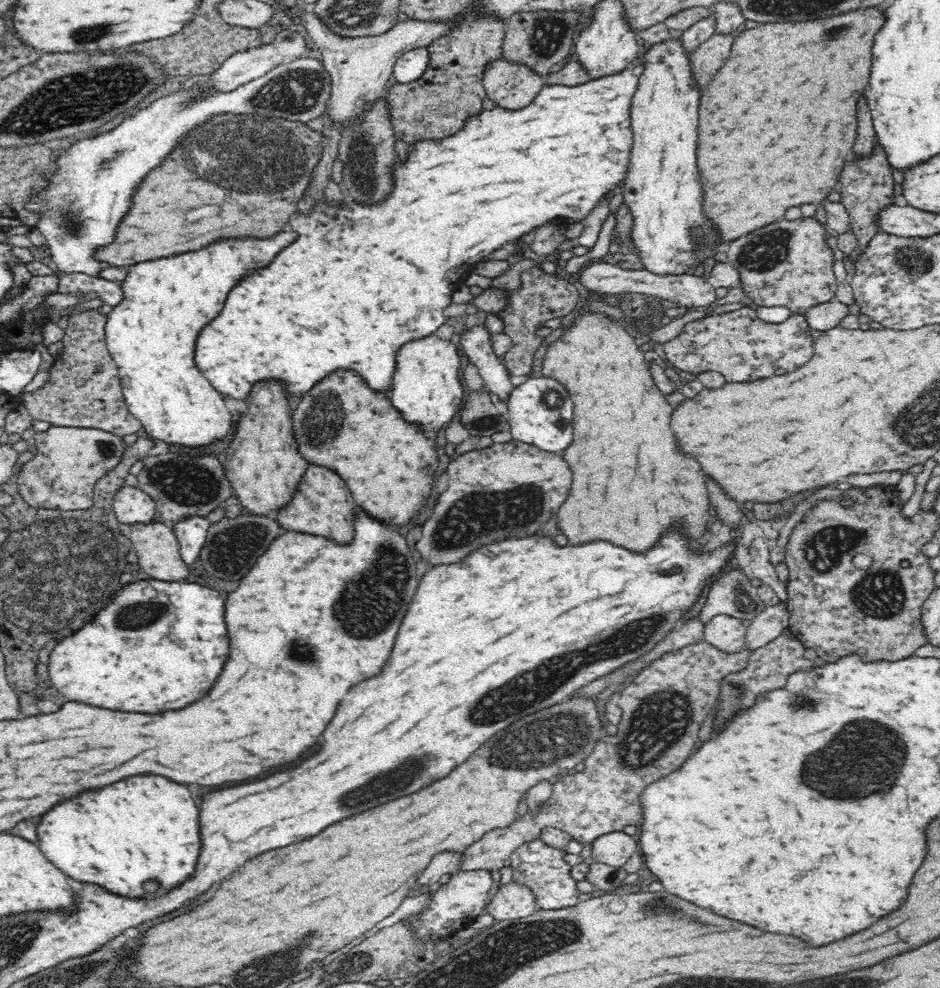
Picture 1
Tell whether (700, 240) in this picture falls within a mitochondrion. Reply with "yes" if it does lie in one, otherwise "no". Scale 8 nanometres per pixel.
yes

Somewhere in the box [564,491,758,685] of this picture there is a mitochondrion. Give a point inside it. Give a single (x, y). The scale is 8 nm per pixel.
(742, 599)

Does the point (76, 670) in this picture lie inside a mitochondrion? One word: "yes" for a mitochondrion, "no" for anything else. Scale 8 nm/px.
no

